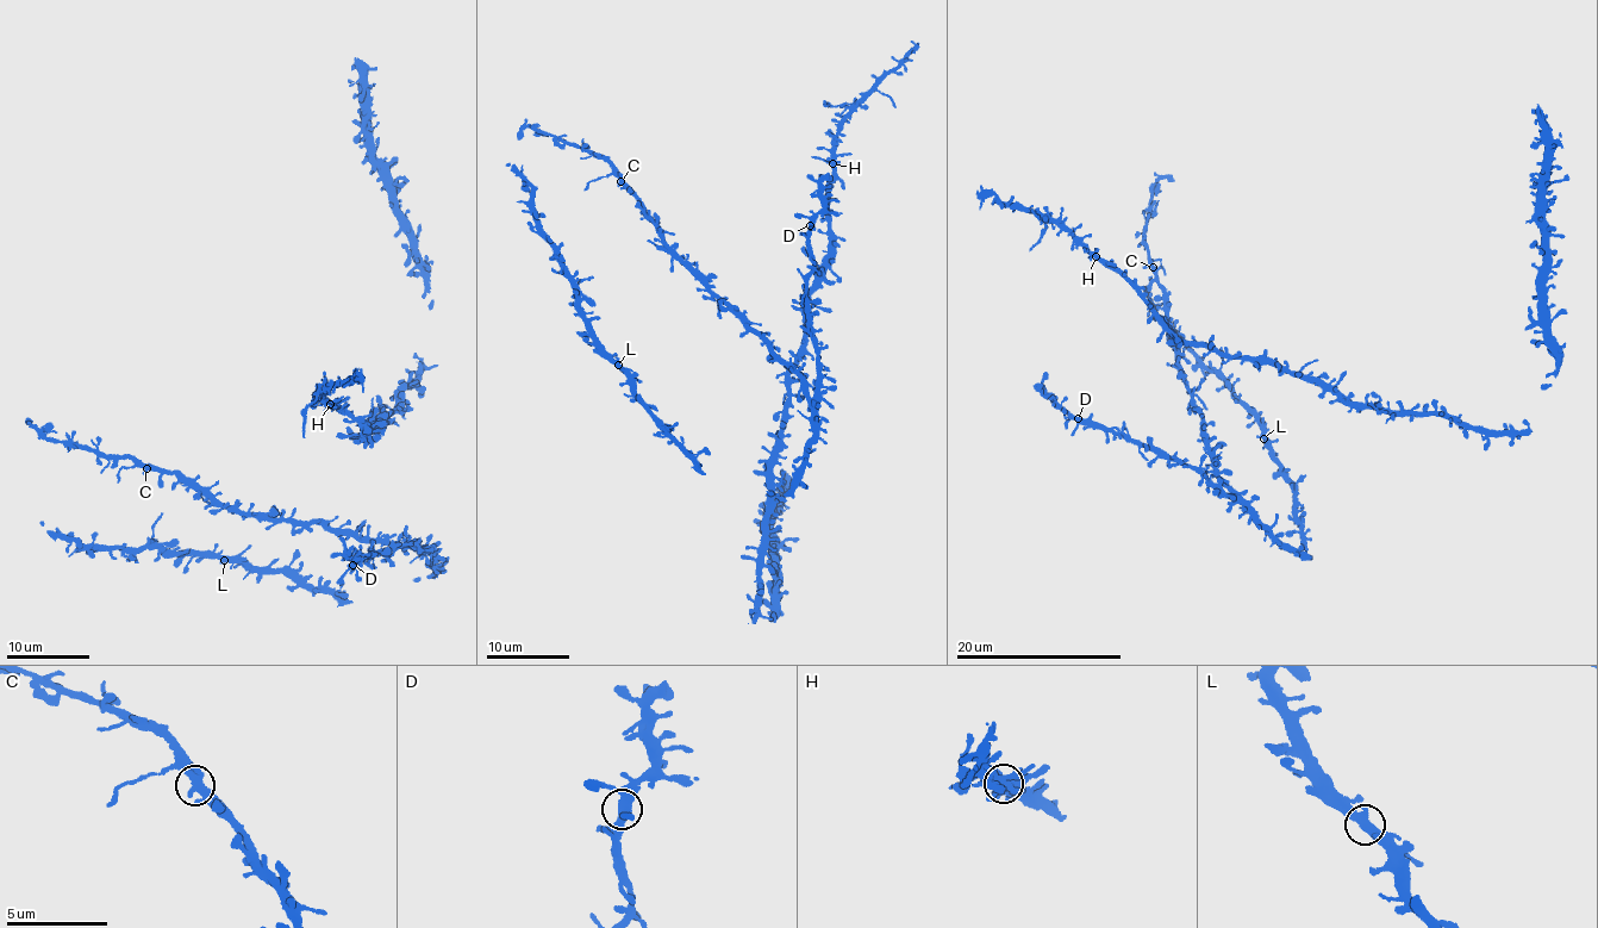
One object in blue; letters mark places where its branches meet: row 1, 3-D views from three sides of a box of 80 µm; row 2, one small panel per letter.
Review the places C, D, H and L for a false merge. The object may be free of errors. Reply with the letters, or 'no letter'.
no letter

